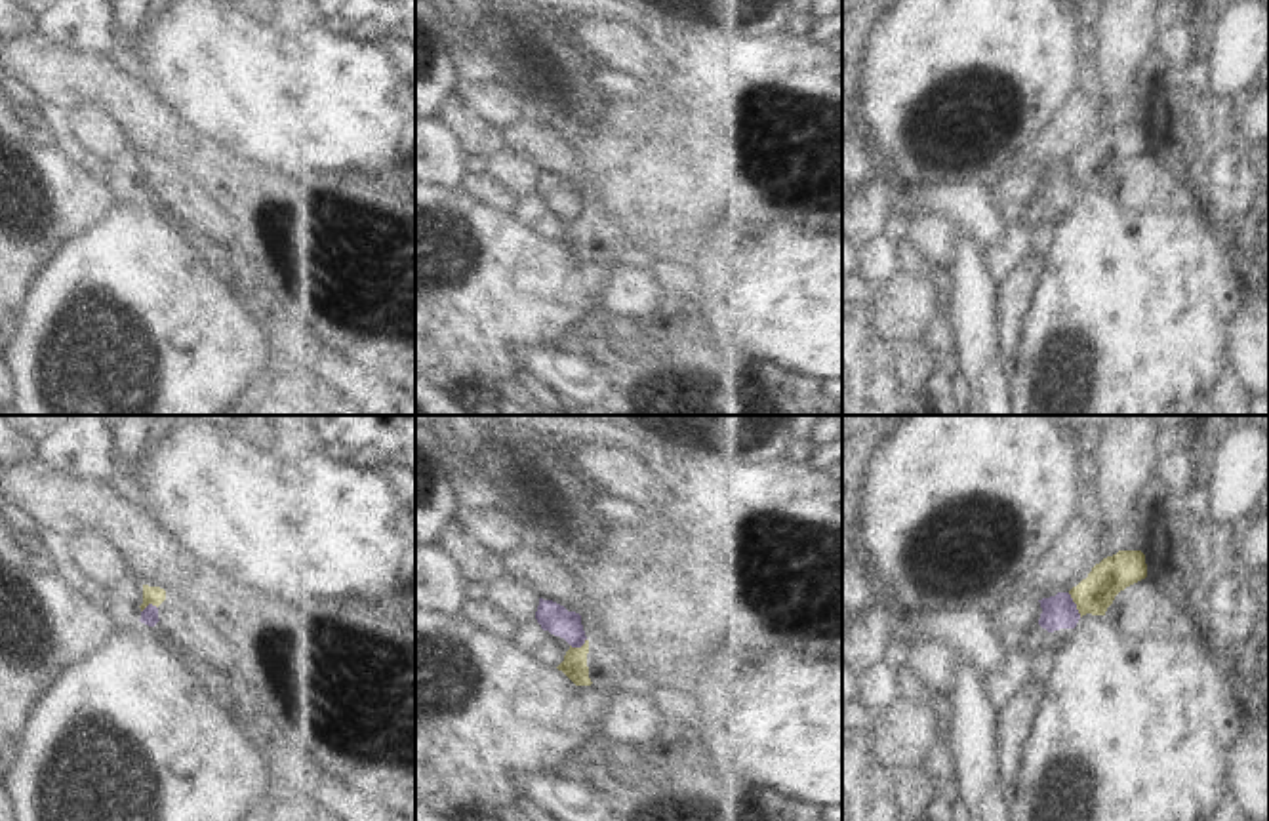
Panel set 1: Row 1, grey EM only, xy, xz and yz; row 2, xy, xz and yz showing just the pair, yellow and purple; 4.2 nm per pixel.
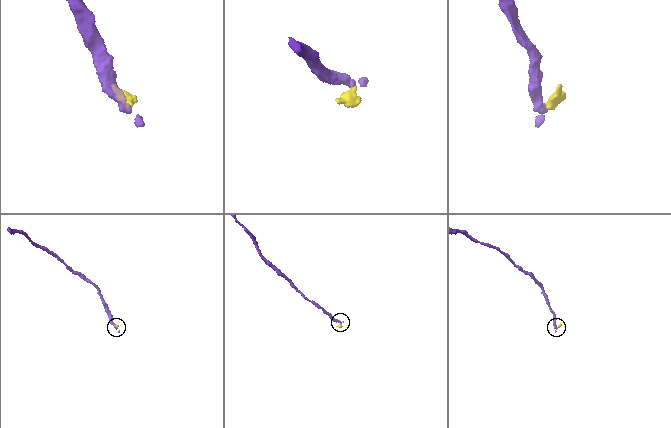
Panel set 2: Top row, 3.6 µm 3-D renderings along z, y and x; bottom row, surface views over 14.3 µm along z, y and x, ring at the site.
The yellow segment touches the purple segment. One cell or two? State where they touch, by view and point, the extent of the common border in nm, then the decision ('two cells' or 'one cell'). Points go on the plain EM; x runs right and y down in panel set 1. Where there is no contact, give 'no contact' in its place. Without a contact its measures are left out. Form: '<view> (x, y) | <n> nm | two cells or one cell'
yz (1075, 176) | 120 nm | two cells

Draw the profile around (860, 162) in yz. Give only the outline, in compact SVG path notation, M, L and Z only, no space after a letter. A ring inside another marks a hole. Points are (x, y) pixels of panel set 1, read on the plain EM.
M856 120L852 131L842 143L842 190L854 190L882 168L882 162L865 131L861 120Z

